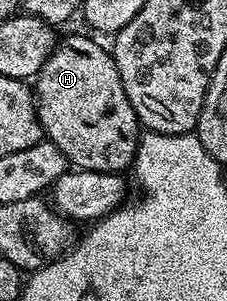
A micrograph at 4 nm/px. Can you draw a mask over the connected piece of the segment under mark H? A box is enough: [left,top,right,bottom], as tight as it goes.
[35,34,137,174]

